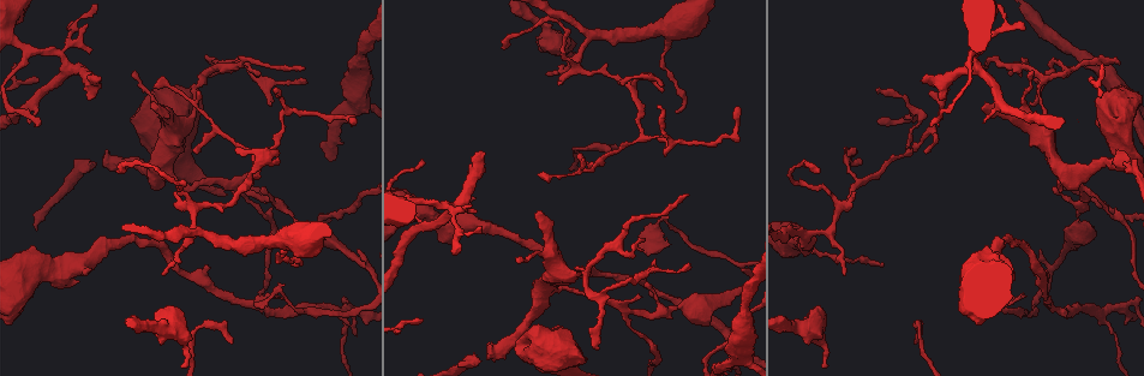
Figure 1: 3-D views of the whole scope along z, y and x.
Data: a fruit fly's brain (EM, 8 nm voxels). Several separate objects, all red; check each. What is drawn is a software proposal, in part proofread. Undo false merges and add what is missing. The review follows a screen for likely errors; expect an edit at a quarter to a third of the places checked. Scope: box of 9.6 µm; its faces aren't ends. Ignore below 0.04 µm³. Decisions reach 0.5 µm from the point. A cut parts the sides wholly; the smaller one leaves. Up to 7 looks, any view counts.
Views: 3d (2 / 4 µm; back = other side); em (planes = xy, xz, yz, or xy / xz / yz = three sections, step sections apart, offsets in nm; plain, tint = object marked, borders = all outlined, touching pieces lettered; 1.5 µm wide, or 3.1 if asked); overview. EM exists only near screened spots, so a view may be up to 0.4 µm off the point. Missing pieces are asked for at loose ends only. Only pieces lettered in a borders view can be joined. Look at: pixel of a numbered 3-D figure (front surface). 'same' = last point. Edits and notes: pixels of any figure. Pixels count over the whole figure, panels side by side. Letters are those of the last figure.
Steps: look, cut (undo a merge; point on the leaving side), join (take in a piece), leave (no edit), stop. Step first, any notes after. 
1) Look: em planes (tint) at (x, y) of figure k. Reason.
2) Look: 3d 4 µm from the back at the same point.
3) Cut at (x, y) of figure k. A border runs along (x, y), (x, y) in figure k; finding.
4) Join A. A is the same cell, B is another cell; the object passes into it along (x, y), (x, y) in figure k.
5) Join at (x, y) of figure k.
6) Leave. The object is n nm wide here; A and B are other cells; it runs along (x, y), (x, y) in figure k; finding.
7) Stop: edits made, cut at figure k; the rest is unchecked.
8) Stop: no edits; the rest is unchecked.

Look: em yz step 4 (borders) at (269, 105) of figure 1. An open end.

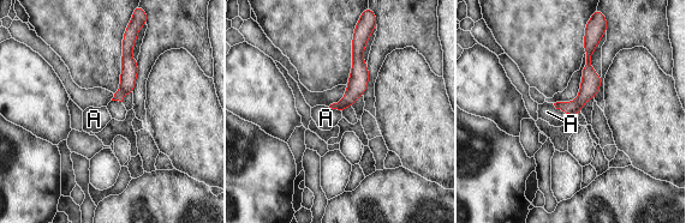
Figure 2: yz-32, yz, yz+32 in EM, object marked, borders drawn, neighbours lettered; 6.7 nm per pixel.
Leave. A is another cell; a border runs along (553, 103), (571, 116) in figure 2; no lettered piece goes on from it.

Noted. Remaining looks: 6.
Look: em yz step 8 (borders) at (737, 106) of figure 1.

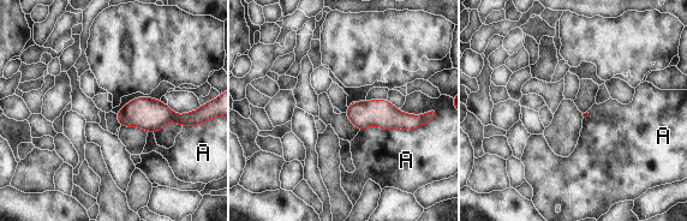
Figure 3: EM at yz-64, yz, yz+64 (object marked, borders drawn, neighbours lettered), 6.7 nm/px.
Look: em planes (borders) at the same point.

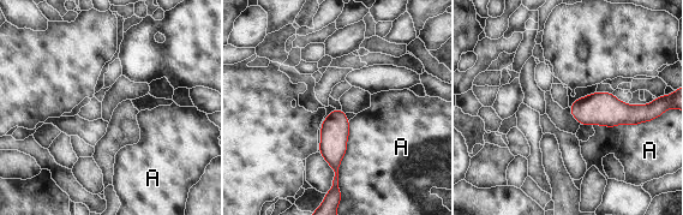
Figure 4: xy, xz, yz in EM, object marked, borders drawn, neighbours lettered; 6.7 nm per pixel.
Leave. A is another cell; a border runs along (349, 120), (339, 190) in figure 4; none of them fits.

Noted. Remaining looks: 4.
Look: em planes (borders) at (231, 205) of figure 1. A narrow waist.

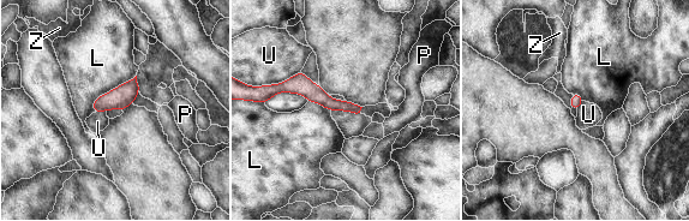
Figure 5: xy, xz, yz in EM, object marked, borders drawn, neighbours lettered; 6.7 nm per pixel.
Leave. L, P, U and Z are other cells; a border runs along (300, 70), (289, 78), (269, 85) in figure 5; all the same neuron.

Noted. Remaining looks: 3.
Stop: no edits; the rest is unchecked.

